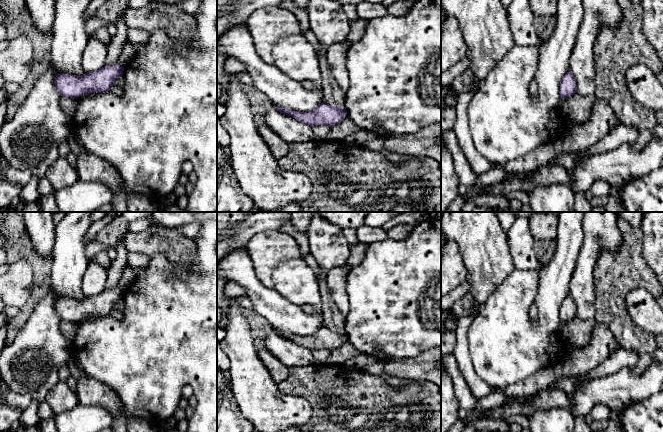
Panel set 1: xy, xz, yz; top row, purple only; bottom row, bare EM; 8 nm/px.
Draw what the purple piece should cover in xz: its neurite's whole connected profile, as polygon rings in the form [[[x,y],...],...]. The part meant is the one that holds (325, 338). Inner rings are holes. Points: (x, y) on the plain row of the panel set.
[[[326,326],[321,327],[314,334],[307,336],[294,335],[292,333],[277,331],[274,329],[273,331],[294,343],[309,349],[310,351],[314,349],[332,351],[343,345],[347,338],[344,331],[332,330]]]

